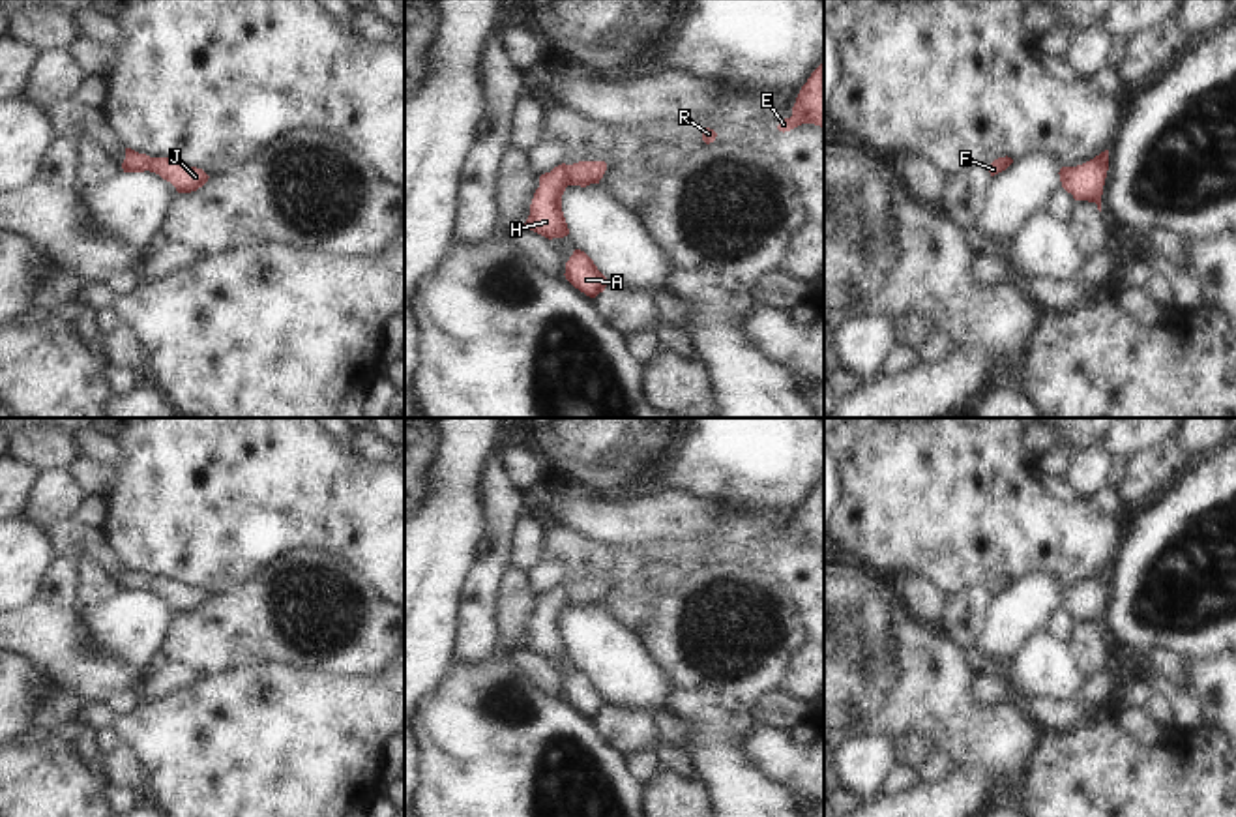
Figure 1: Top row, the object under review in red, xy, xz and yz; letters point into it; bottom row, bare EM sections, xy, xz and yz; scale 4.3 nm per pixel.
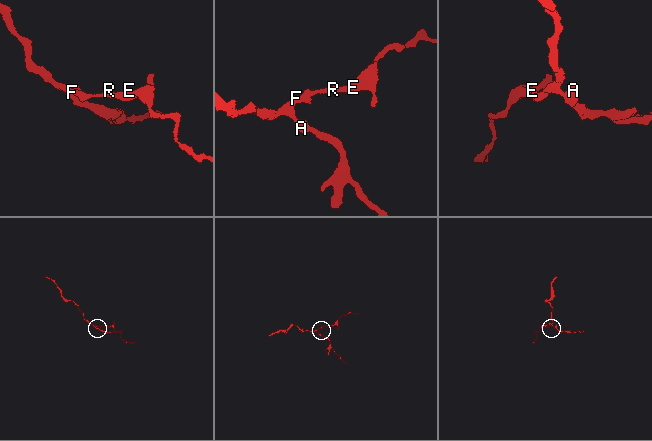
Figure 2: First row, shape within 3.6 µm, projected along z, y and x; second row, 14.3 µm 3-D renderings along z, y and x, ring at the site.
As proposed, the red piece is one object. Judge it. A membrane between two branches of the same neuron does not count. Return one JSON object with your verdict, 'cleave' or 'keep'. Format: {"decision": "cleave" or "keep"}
{"decision": "keep"}

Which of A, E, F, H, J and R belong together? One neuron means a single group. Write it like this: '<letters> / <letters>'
A E F H J R

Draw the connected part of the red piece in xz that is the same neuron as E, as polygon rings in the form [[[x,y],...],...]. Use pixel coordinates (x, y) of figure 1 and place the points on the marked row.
[[[824,62],[811,73],[802,86],[792,116],[779,122],[779,131],[790,131],[802,124],[815,124],[824,127]]]

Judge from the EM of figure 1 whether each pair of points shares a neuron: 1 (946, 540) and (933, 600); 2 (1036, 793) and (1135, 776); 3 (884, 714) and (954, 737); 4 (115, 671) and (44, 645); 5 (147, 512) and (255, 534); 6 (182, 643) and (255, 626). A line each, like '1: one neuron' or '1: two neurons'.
1: two neurons
2: one neuron
3: one neuron
4: one neuron
5: one neuron
6: one neuron

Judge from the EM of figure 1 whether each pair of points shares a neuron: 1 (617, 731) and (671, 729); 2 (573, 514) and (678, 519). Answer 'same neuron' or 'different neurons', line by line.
1: same neuron
2: same neuron

